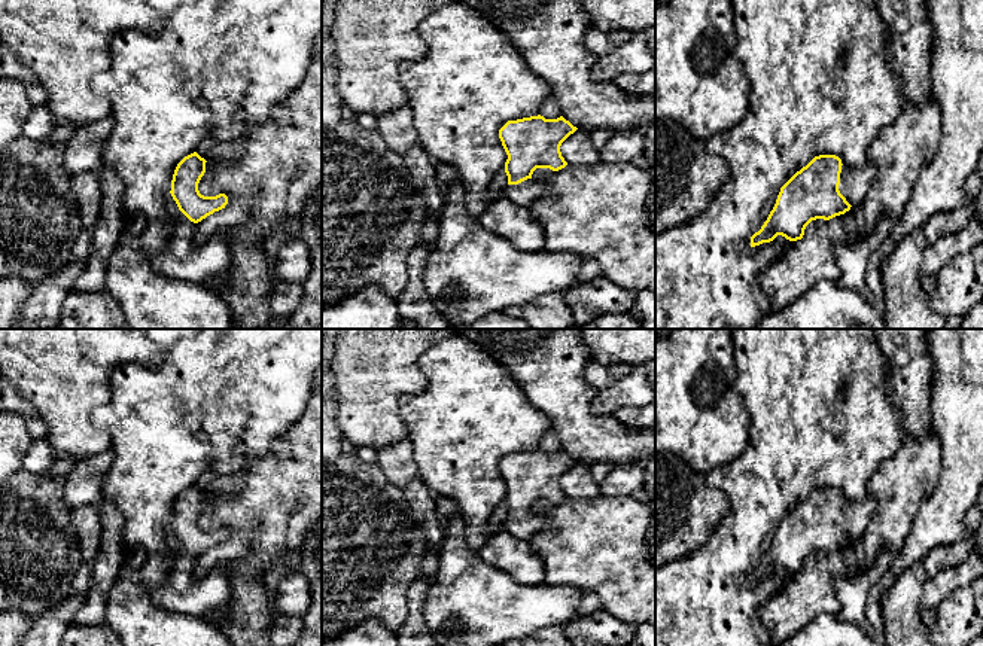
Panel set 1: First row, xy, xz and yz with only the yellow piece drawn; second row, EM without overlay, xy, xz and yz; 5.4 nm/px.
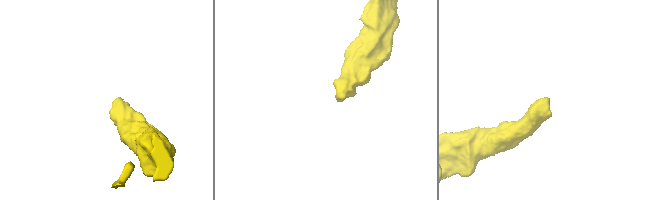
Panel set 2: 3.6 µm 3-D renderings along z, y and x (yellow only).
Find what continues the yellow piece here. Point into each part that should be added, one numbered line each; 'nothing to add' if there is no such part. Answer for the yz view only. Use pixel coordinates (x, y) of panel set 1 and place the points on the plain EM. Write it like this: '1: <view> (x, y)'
1: yz (854, 518)

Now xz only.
1: xz (525, 527)

